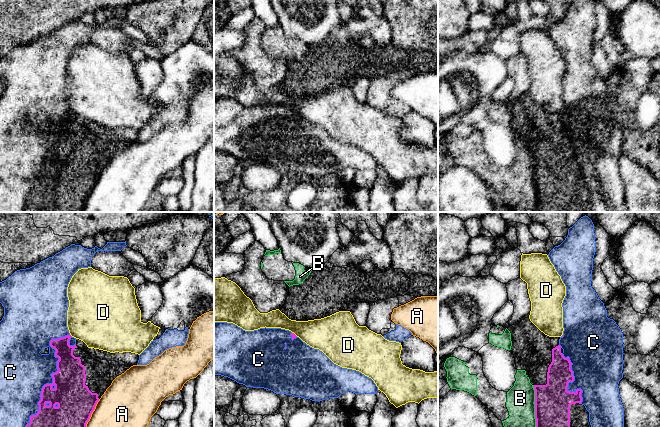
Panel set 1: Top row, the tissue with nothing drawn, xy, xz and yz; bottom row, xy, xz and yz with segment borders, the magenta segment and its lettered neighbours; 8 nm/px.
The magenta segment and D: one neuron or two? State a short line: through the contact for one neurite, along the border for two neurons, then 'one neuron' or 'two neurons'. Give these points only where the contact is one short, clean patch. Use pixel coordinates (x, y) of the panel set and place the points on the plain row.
line xz (292, 108), (297, 112); two neurons

